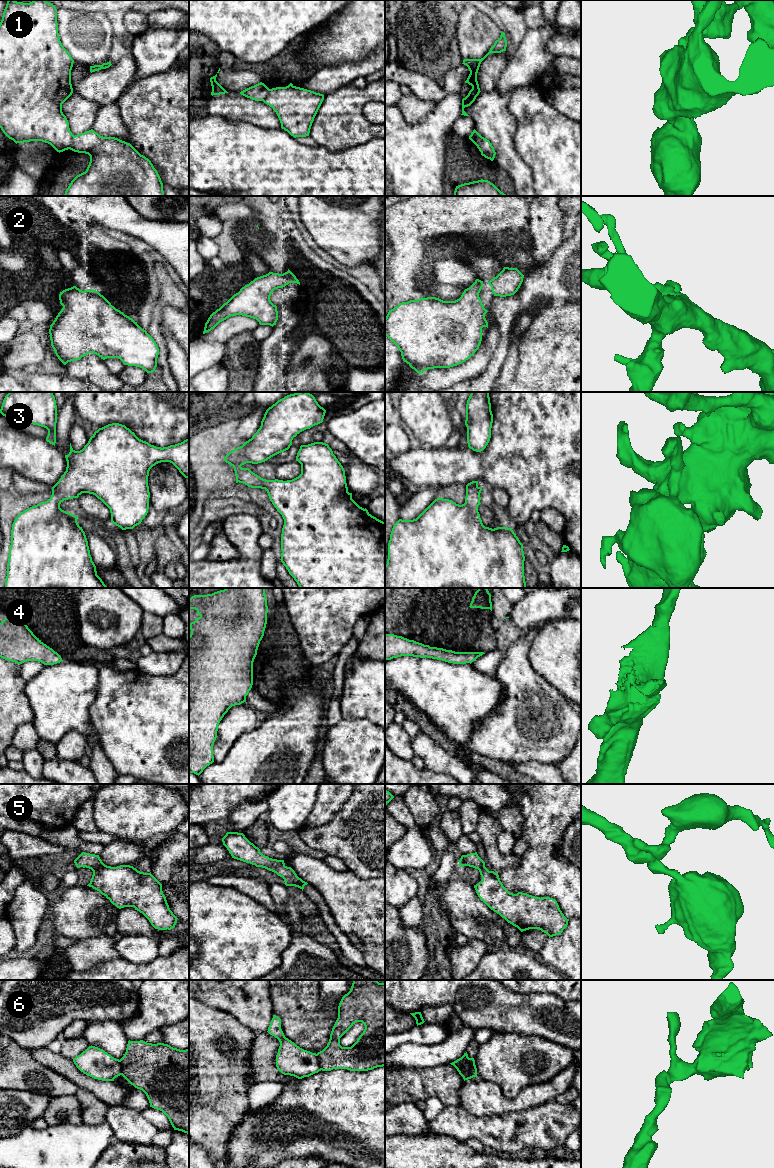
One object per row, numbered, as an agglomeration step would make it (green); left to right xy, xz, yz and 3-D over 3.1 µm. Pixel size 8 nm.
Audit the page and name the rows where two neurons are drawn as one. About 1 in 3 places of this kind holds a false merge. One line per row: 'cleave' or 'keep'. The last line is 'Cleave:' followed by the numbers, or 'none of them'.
1: cleave
2: keep
3: keep
4: keep
5: keep
6: cleave
Cleave: 1, 6

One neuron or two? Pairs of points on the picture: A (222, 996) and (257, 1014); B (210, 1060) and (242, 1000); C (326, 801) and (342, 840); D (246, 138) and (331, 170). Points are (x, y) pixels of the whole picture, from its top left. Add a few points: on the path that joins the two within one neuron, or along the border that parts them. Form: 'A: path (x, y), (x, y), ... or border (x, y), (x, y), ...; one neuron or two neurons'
A: path (231, 1000), (243, 1000), (248, 1005); one neuron
B: border (211, 1006), (228, 1012), (251, 1030); two neurons
C: border (347, 798), (341, 808), (327, 822), (311, 827); two neurons
D: path (267, 159), (278, 170), (310, 170); one neuron

